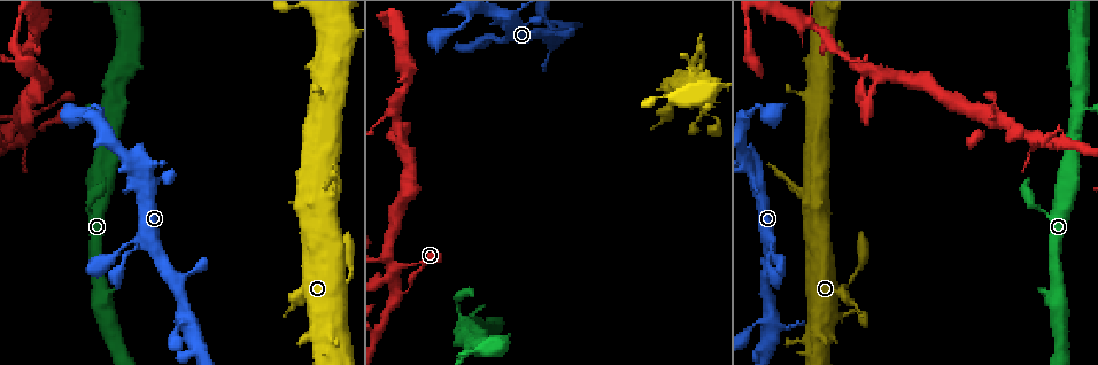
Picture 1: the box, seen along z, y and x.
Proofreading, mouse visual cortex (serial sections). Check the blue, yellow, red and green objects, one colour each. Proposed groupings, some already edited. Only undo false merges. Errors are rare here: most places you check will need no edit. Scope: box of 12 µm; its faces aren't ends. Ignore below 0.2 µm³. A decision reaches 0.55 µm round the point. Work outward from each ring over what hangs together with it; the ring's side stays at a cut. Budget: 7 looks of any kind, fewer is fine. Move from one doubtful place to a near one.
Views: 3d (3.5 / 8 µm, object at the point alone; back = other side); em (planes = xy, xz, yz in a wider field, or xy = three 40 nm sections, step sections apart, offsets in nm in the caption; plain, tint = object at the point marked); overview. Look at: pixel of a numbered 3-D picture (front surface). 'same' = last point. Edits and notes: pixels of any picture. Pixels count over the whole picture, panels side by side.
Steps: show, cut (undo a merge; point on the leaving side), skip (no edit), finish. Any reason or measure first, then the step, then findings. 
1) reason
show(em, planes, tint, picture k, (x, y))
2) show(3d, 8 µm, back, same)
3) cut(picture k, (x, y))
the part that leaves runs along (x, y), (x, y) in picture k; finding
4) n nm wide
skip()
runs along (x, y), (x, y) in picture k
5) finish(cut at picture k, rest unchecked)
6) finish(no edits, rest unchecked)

narrows sharply
show(3d, 8 µm, picture 1, (31, 132))

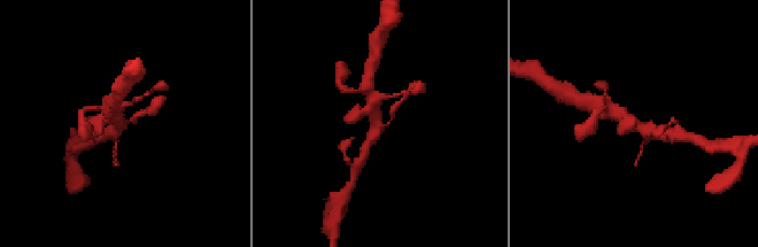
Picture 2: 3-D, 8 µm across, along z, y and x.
show(em, xy, step 5, tint, picture 2, (123, 125))

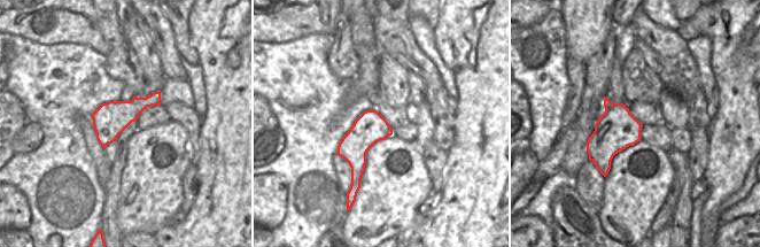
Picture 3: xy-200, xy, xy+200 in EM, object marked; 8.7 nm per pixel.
skip()
all the same cell

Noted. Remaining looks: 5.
two arms in line, one across
show(3d, 3.5 µm, picture 1, (1081, 109))

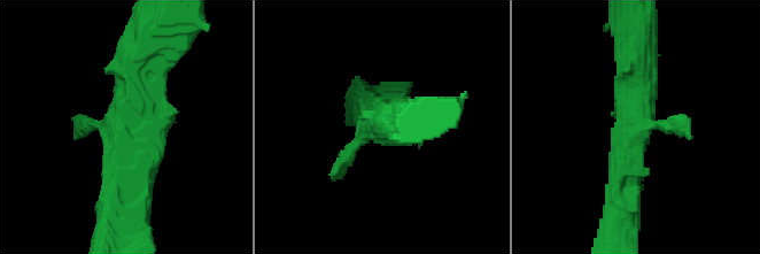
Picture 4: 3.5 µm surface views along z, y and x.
shape alone is not enough
show(em, xy, step 5, tint, picture 4, (128, 125))

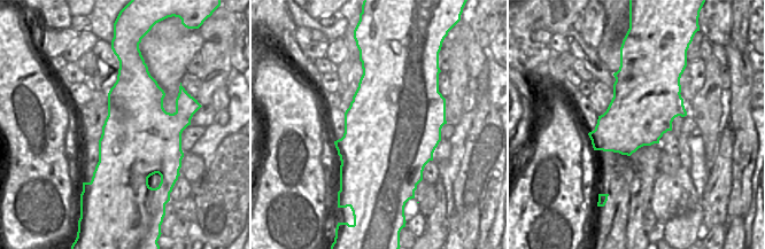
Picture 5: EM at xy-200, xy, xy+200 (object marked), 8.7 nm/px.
850 nm wide
skip()
runs along (118, 201), (144, 49) in picture 4; all the same cell

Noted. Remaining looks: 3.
arms part here
show(3d, 3.5 µm, back, picture 1, (846, 58))

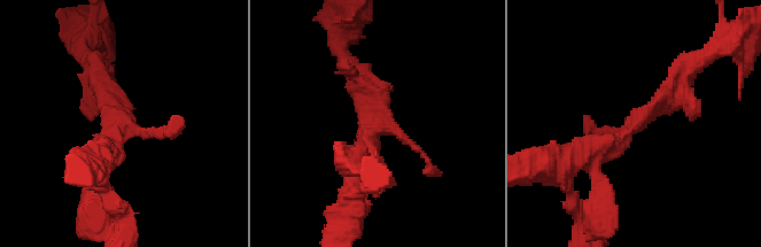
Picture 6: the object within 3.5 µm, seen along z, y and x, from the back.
3 arms; arms of 100, 300, 300 nm; now the EM
show(em, xy, step 1, tint, picture 6, (636, 127))

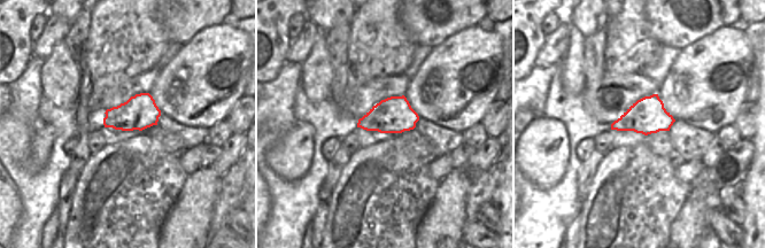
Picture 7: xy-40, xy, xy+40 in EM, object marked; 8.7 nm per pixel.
cut it another way
show(em, xy, step 5, tint, same)

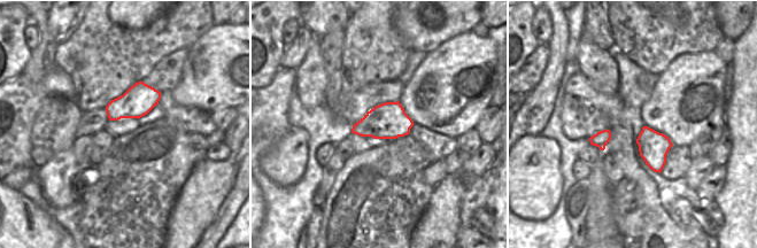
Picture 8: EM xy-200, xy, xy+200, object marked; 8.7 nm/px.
skip()
runs along (575, 156), (619, 143), (683, 76) in picture 6; all the same cell

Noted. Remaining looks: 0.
finish(no edits, rest unchecked)

